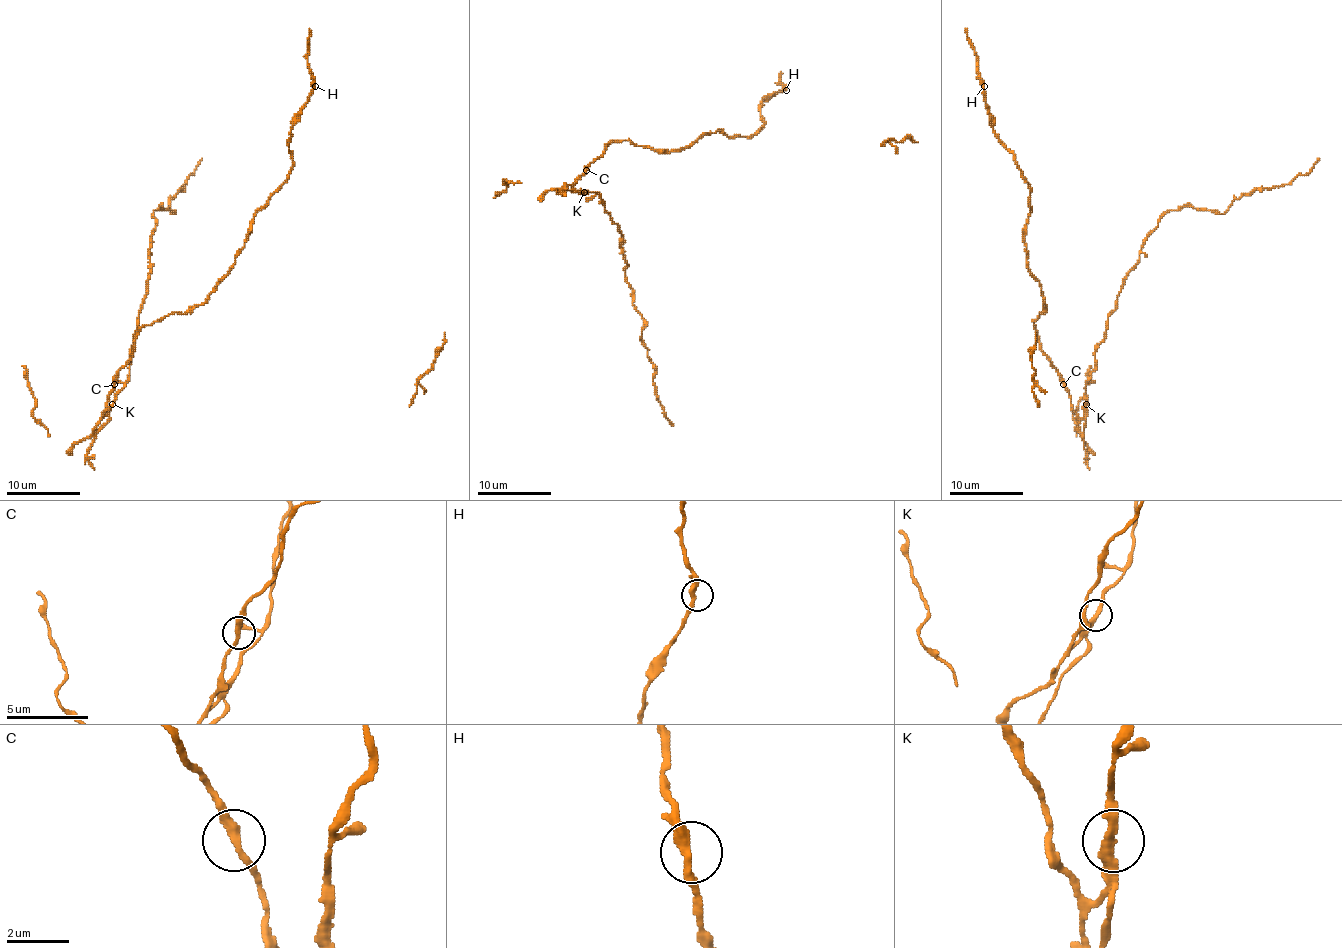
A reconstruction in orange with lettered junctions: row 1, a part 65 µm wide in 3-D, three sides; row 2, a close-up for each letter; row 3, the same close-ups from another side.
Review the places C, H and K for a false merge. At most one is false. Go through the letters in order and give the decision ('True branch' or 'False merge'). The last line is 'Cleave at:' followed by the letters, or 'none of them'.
C: True branch
H: True branch
K: False merge
Cleave at: K

